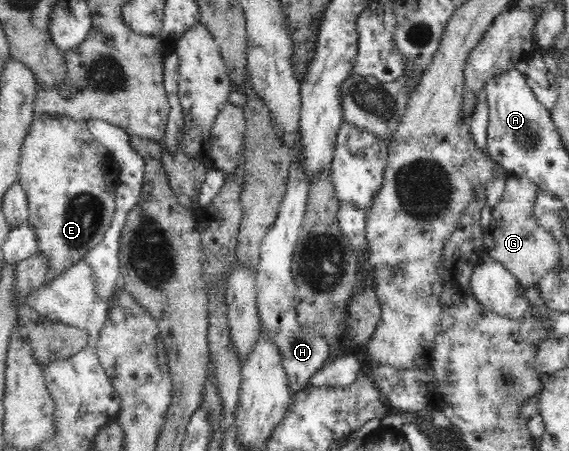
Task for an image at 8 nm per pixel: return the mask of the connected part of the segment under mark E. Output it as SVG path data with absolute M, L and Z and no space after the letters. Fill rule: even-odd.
M43 114L30 123L21 148L18 180L28 197L28 222L36 232L38 252L49 259L49 274L45 283L47 286L56 276L84 261L84 256L104 238L116 210L118 173L118 167L113 164L107 148L94 138L84 121L75 121L64 115Z

